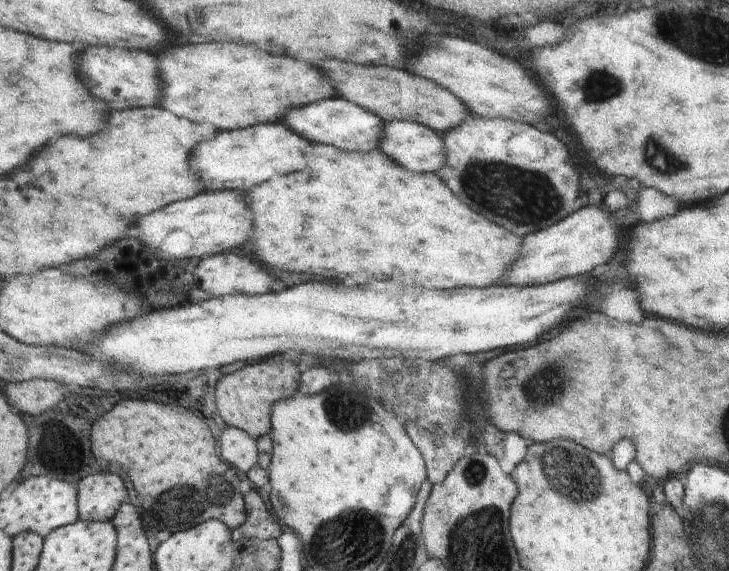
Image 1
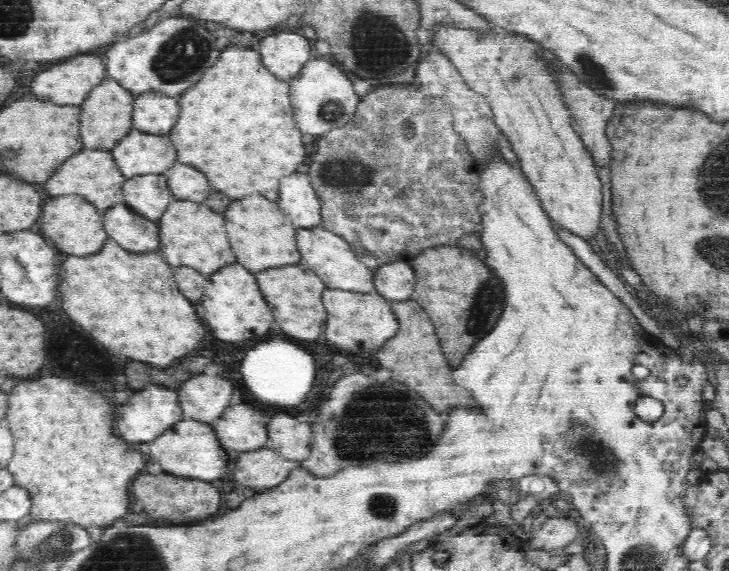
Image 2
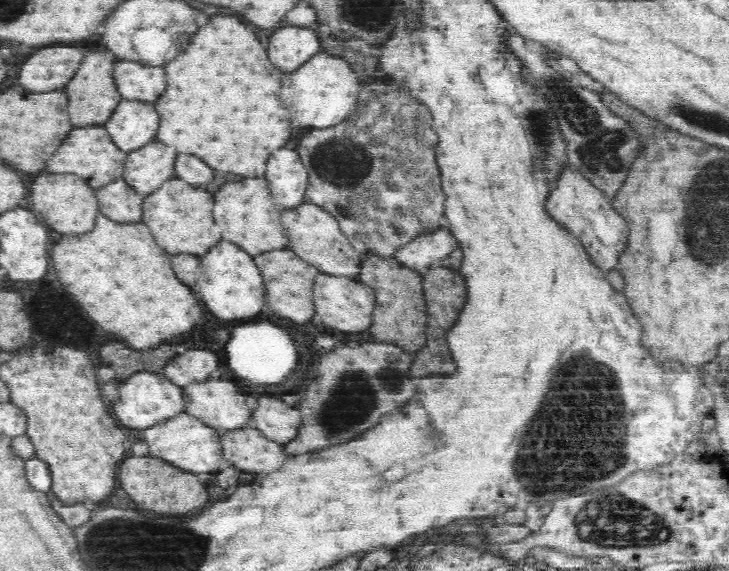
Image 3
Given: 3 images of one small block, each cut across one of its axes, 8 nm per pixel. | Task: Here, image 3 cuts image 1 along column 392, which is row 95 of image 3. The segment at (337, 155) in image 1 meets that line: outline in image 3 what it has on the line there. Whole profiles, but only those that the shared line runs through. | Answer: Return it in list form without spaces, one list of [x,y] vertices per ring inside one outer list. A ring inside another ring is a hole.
[[[216,16],[200,30],[188,50],[170,60],[164,68],[164,94],[154,104],[160,115],[156,139],[162,144],[170,144],[176,152],[200,156],[210,168],[234,172],[244,178],[262,178],[266,172],[266,160],[276,148],[282,148],[290,140],[292,128],[288,108],[284,108],[284,100],[280,100],[280,90],[288,74],[276,70],[268,62],[266,48],[254,32],[234,16]]]

